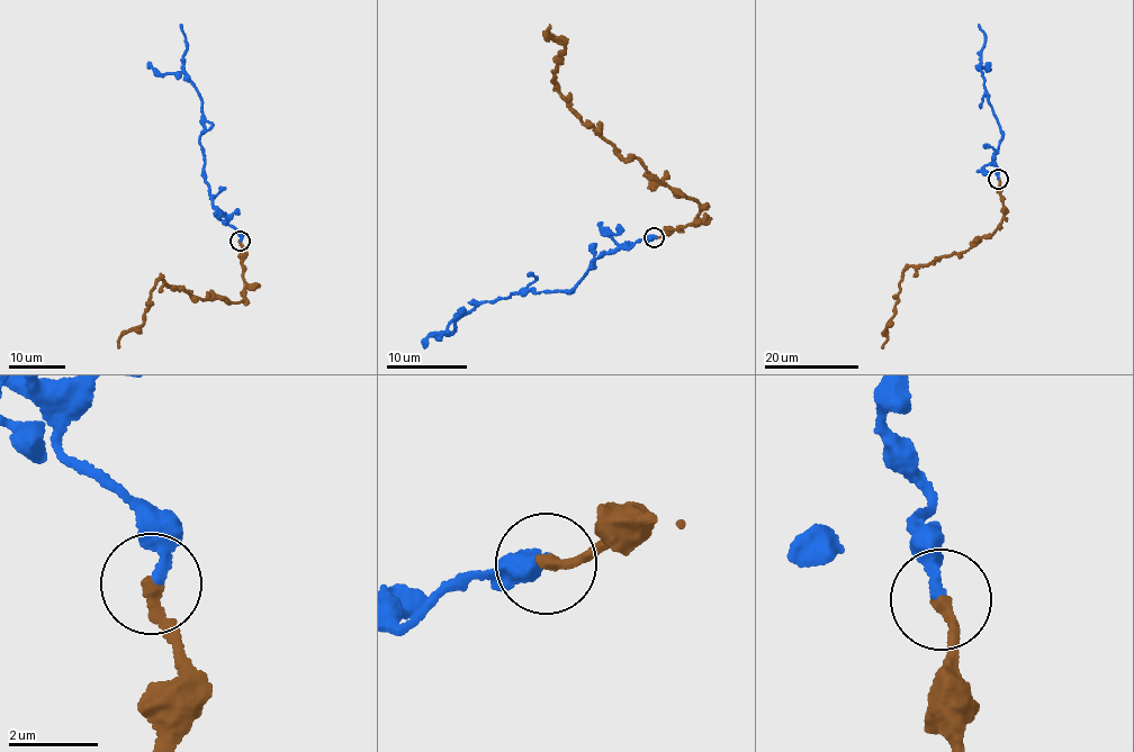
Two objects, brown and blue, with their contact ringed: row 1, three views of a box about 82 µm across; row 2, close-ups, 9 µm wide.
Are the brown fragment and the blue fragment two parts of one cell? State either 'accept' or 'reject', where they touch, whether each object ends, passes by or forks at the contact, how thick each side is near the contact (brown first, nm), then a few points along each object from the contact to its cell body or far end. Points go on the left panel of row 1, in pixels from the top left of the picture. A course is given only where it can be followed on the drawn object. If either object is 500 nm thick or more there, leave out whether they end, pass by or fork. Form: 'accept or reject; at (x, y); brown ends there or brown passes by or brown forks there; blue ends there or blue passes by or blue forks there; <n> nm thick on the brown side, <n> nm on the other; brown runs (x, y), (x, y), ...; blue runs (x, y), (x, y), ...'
accept; at (240, 241); brown ends there; blue ends there; 260 nm thick on the brown side, 240 nm on the other; brown runs (240, 239), (243, 299), (200, 298), (160, 279), (144, 322), (119, 337), (119, 347); blue runs (240, 239), (214, 206), (205, 180), (201, 98), (182, 68), (187, 42), (180, 25)

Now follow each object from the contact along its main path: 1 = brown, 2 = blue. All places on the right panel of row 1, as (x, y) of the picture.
1: (998, 178), (1004, 209), (1000, 225), (959, 254), (906, 270), (881, 347)
2: (998, 178), (993, 155), (1001, 137), (980, 69), (984, 35), (979, 25)

